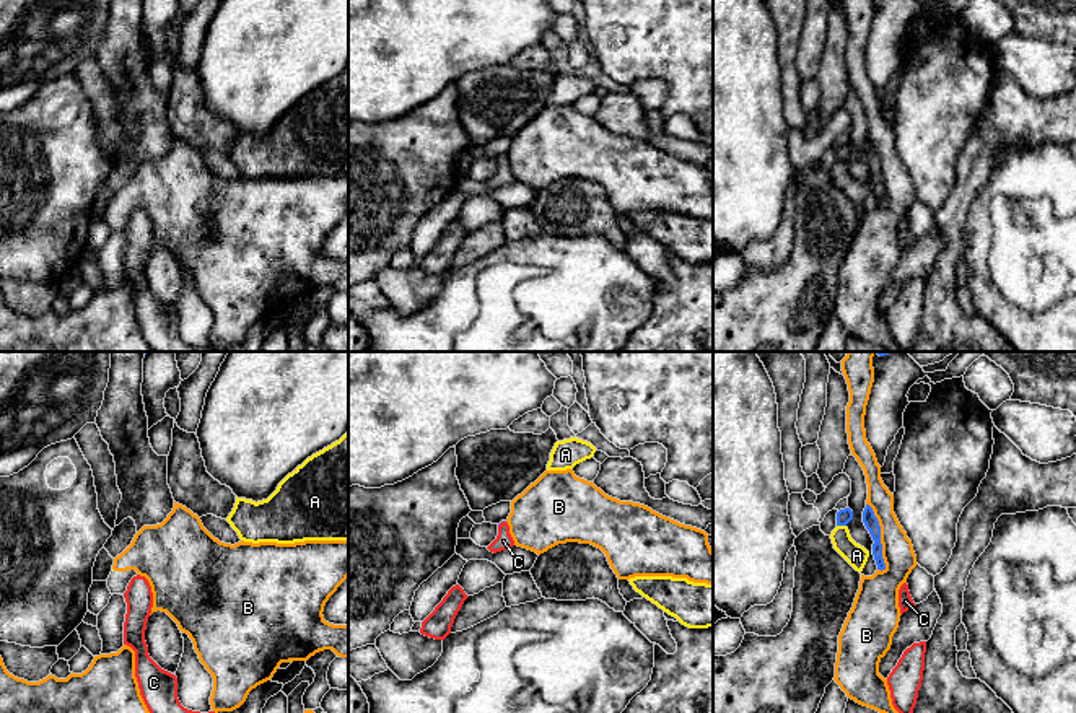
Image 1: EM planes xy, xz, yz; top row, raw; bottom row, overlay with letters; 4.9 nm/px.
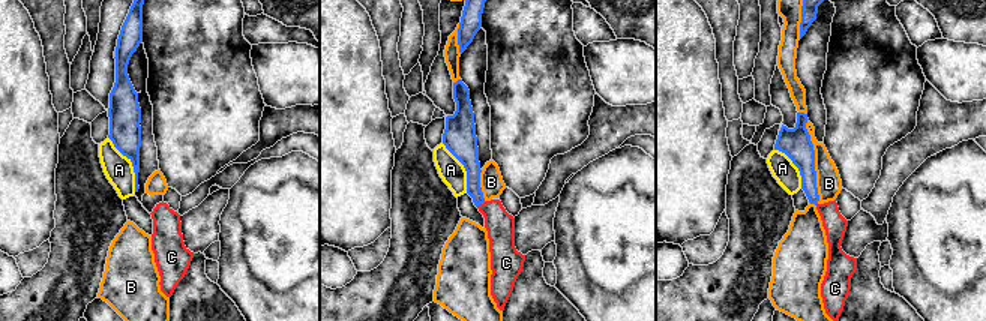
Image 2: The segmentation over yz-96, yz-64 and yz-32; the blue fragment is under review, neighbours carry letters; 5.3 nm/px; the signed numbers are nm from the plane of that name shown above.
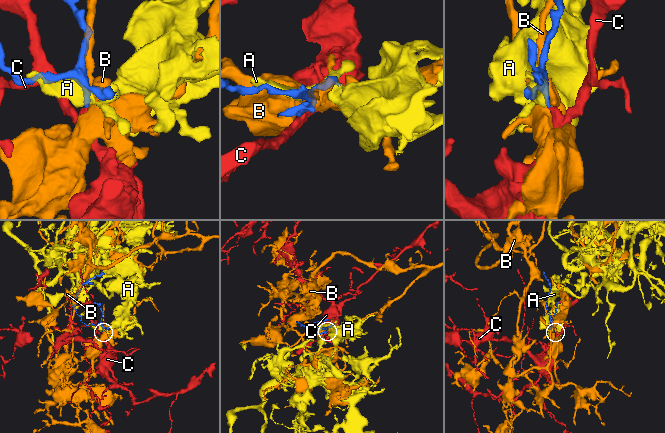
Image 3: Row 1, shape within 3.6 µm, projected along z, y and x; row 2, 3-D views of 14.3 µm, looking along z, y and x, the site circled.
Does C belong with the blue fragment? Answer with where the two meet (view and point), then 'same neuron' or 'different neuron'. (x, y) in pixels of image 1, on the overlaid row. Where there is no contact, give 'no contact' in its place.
meets blue in xz at (502, 521); same neuron

